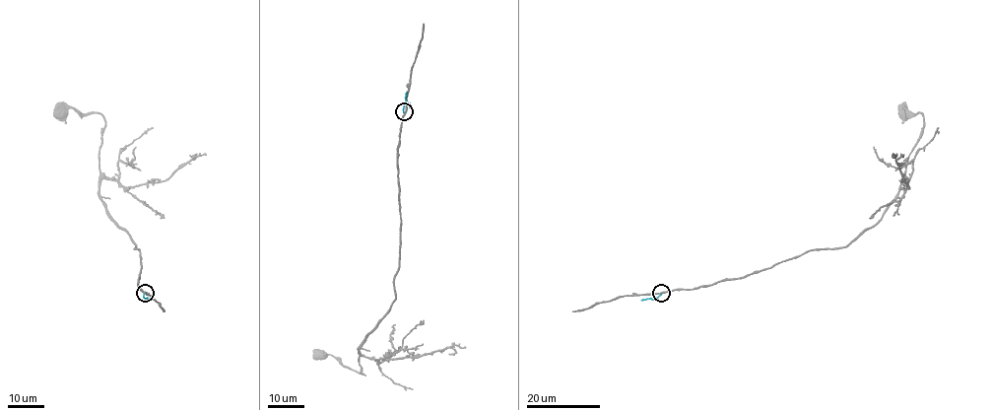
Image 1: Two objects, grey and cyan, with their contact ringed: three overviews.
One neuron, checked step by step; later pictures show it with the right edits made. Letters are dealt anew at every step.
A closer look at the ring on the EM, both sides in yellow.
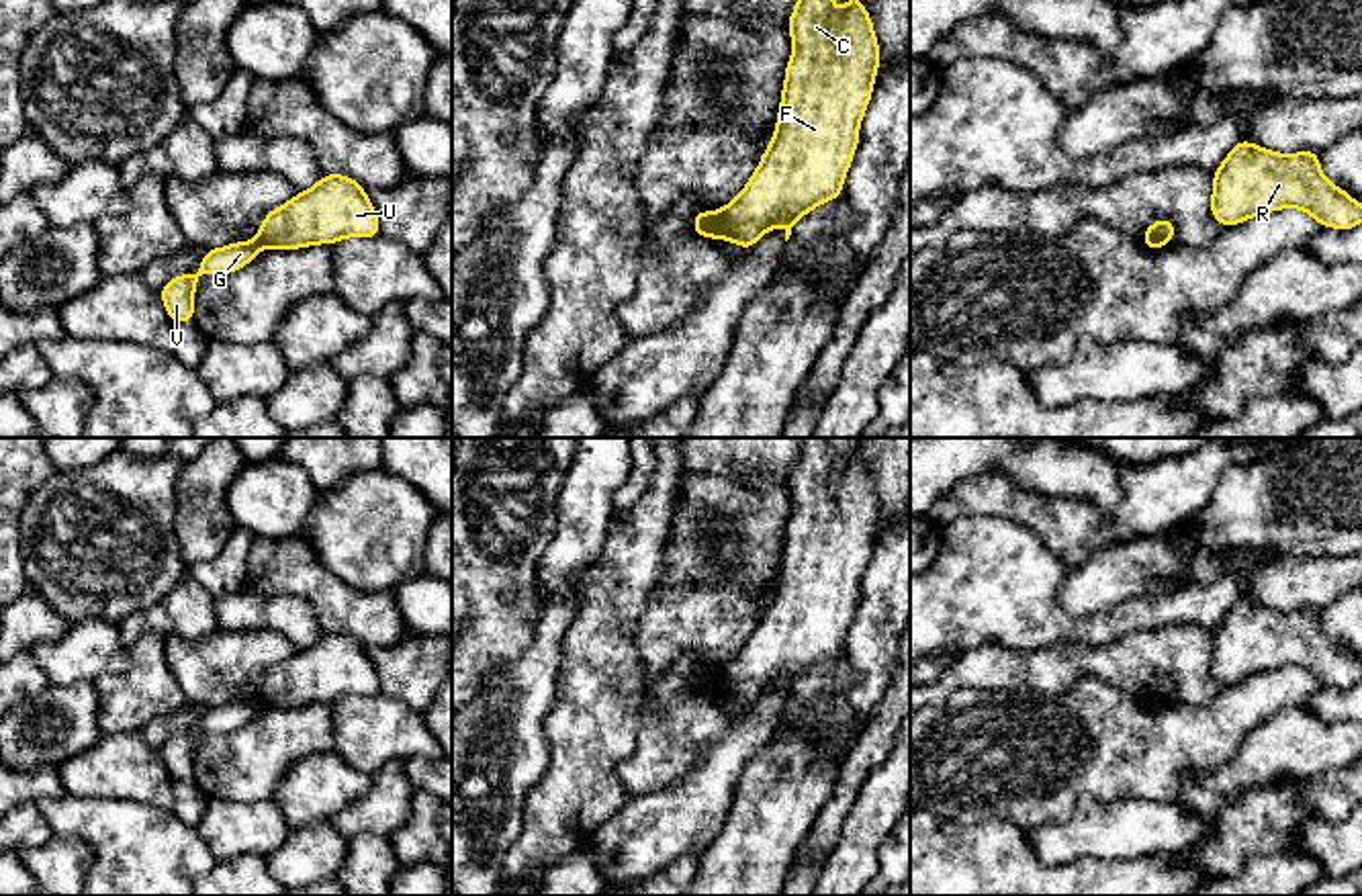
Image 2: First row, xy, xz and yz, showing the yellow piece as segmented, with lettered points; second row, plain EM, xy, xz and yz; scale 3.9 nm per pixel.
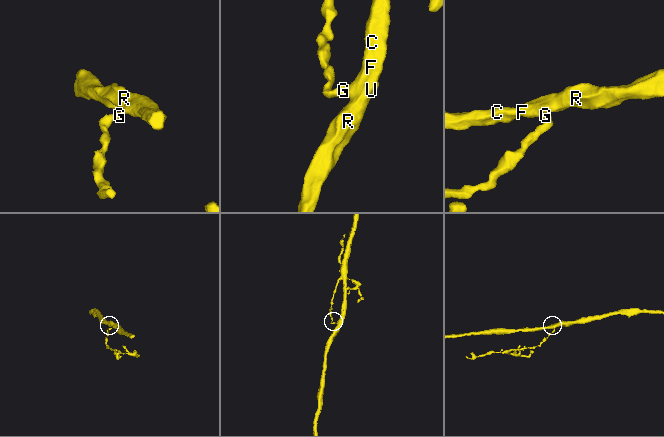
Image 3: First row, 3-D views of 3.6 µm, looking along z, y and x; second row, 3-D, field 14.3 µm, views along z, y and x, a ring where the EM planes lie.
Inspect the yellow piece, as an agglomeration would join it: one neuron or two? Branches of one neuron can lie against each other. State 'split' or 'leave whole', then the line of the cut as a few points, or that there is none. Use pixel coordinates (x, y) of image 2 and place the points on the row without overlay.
split; cut xz (718, 672), (718, 690), (714, 694)

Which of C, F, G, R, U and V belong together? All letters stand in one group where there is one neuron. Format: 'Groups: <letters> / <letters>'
Groups: C F R U / G V

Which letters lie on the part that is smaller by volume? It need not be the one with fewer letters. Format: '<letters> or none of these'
G, V

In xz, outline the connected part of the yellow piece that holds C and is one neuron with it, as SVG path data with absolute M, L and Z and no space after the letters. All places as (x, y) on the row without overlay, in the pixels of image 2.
M800 438L800 458L787 481L793 511L785 524L773 599L740 653L718 669L718 700L732 698L738 708L746 708L771 685L783 685L787 700L800 675L843 653L879 526L879 503L859 446L836 479L832 473L828 438Z

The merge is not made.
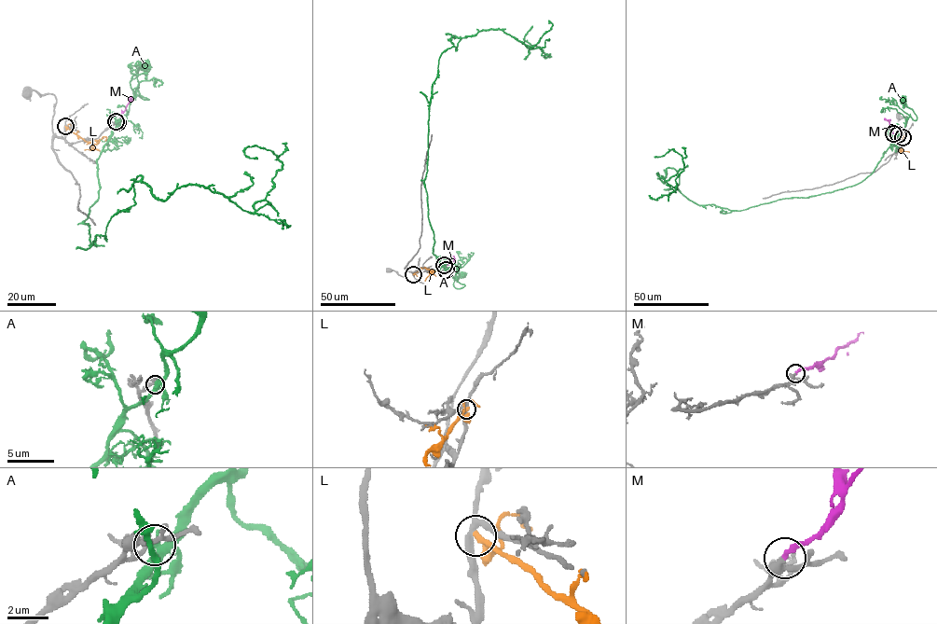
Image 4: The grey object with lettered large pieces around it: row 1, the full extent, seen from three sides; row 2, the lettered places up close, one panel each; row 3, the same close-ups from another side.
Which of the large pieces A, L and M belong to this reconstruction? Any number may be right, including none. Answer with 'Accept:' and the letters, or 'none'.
Accept: M

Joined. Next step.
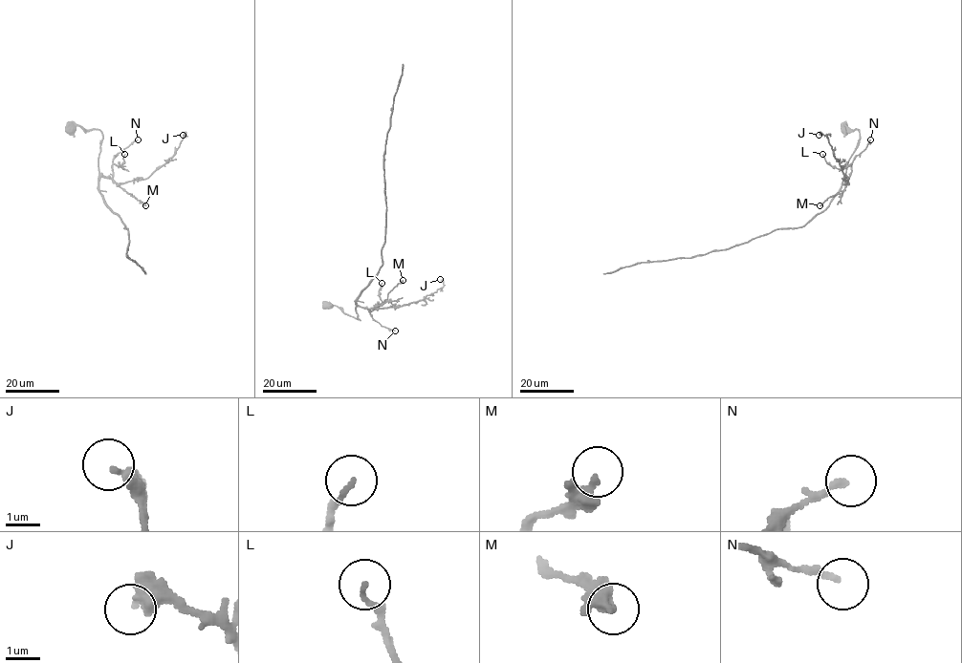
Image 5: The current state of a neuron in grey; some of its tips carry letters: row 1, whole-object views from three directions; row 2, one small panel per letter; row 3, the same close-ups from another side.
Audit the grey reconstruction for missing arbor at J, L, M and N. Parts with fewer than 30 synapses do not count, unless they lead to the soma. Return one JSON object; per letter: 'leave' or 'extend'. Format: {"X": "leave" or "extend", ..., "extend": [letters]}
{"J": "leave", "L": "leave", "M": "leave", "N": "leave", "extend": []}

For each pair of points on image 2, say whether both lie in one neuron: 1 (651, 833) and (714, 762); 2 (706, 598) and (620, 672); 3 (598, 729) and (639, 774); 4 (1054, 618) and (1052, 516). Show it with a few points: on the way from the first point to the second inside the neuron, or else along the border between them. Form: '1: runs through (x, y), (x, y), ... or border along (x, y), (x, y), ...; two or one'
1: runs through (669, 815), (704, 780); one
2: border along (647, 606), (632, 633), (645, 678); two
3: border along (641, 712), (639, 747), (616, 766), (628, 796); two
4: border along (1013, 522), (1029, 528), (1066, 565); two

